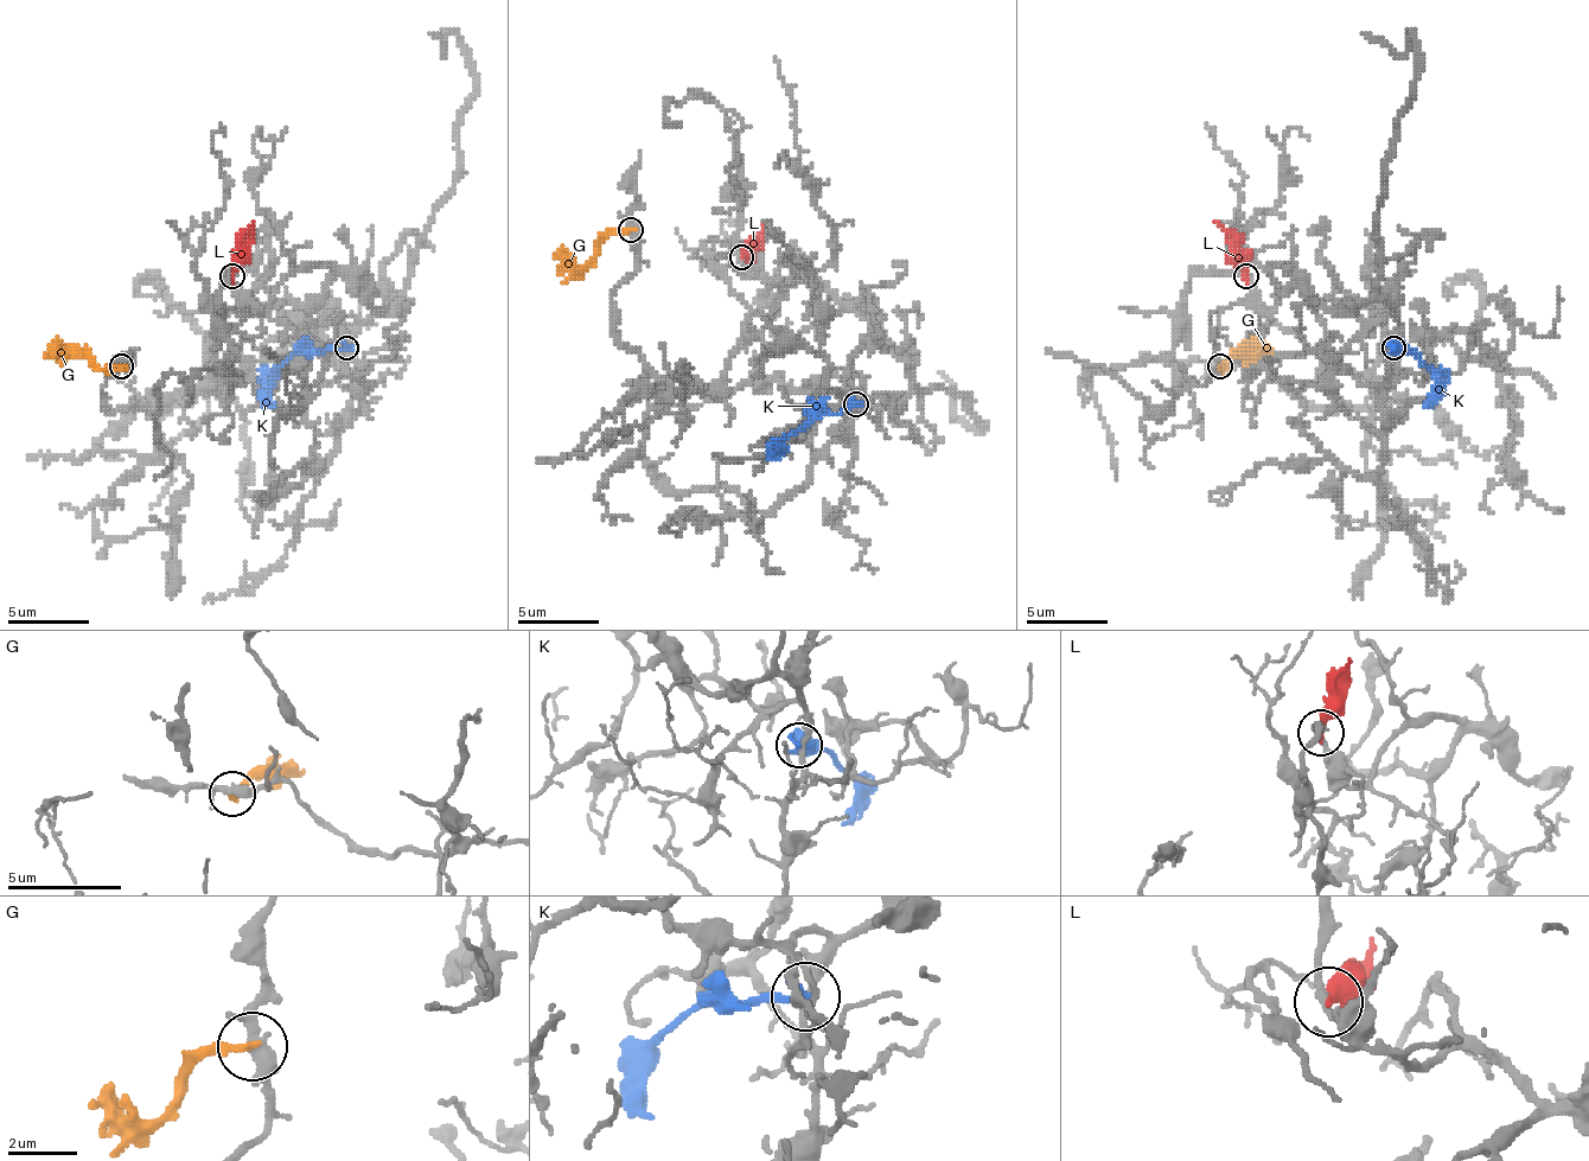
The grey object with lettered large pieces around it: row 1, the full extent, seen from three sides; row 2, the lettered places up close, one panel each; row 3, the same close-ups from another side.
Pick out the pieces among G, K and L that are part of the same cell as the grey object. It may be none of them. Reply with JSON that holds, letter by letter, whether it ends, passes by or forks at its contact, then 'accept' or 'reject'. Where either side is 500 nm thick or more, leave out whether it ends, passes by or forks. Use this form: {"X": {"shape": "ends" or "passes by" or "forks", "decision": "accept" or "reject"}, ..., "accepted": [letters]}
{"G": {"shape": "ends", "decision": "reject"}, "K": {"shape": "ends", "decision": "reject"}, "L": {"shape": "ends", "decision": "reject"}, "accepted": []}

